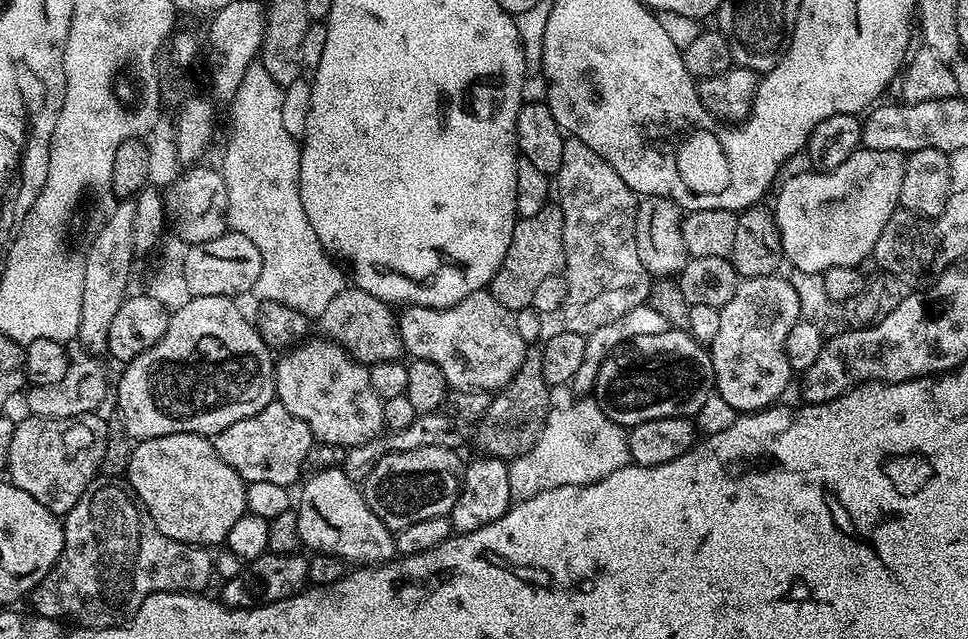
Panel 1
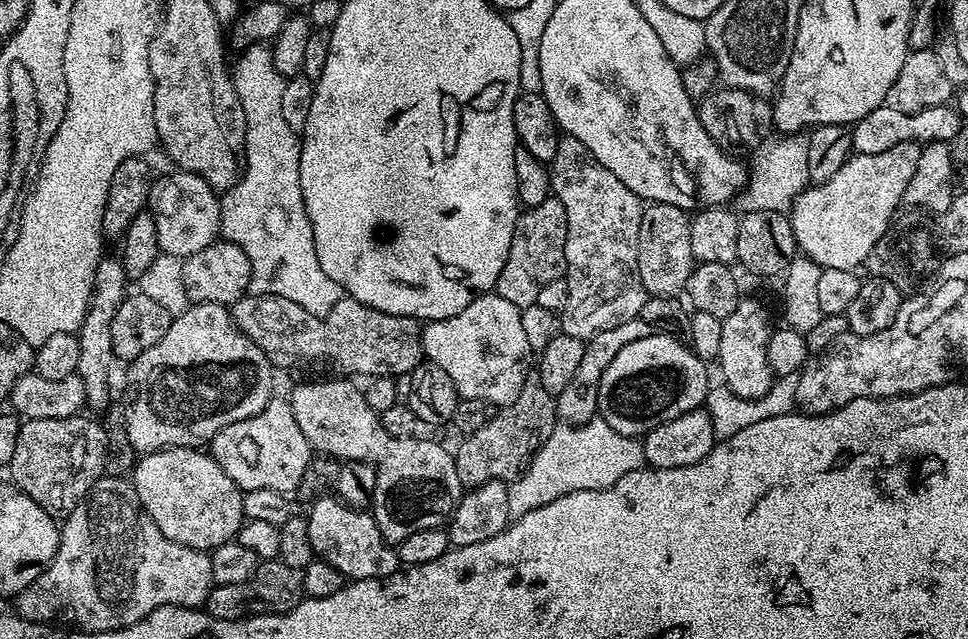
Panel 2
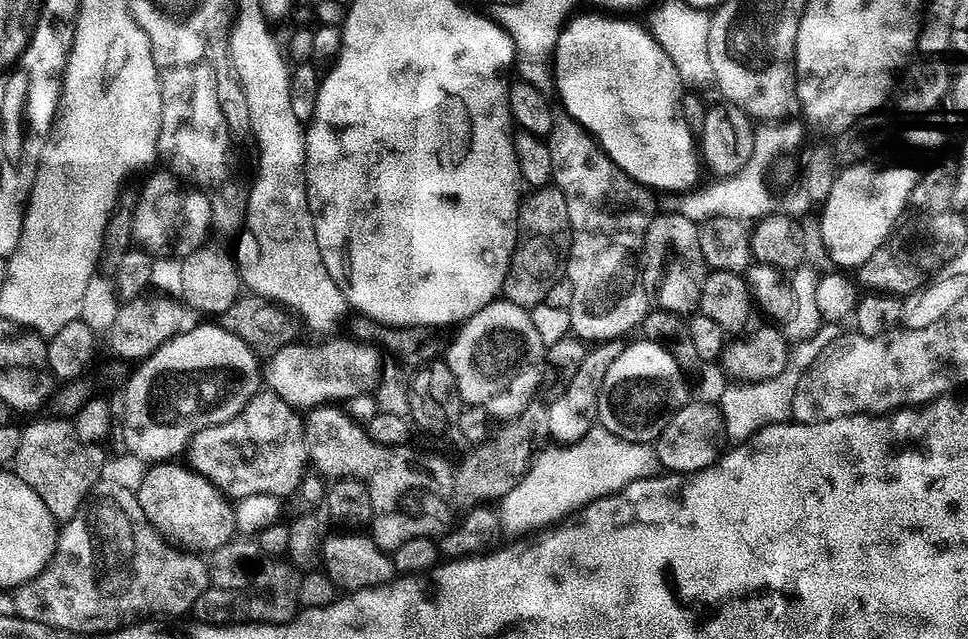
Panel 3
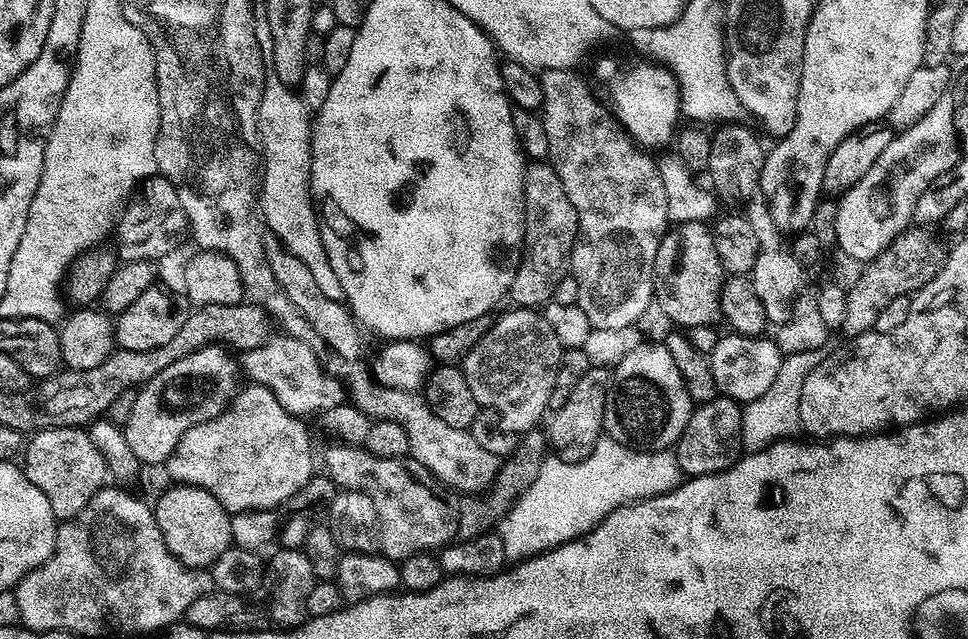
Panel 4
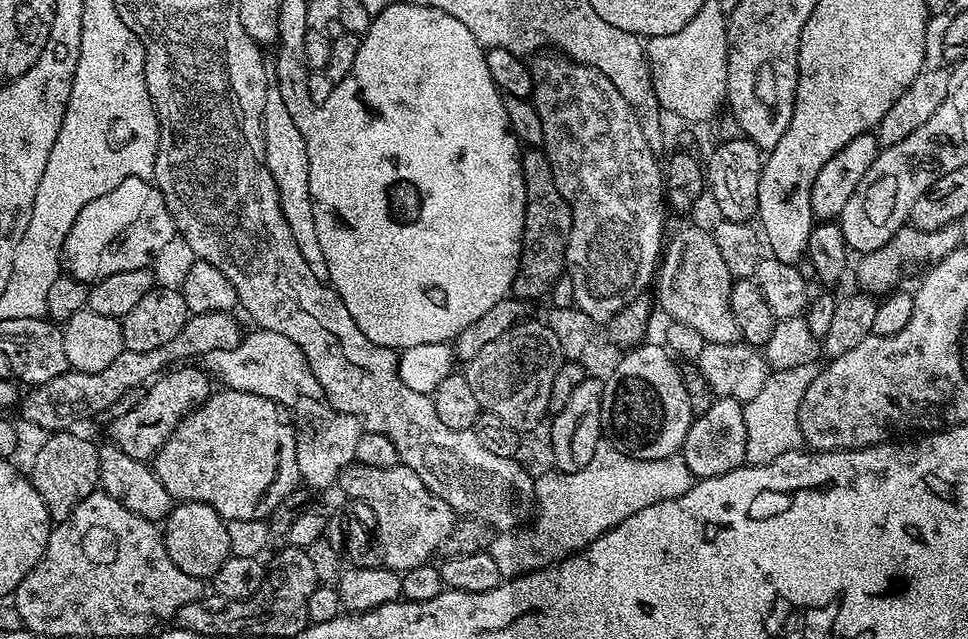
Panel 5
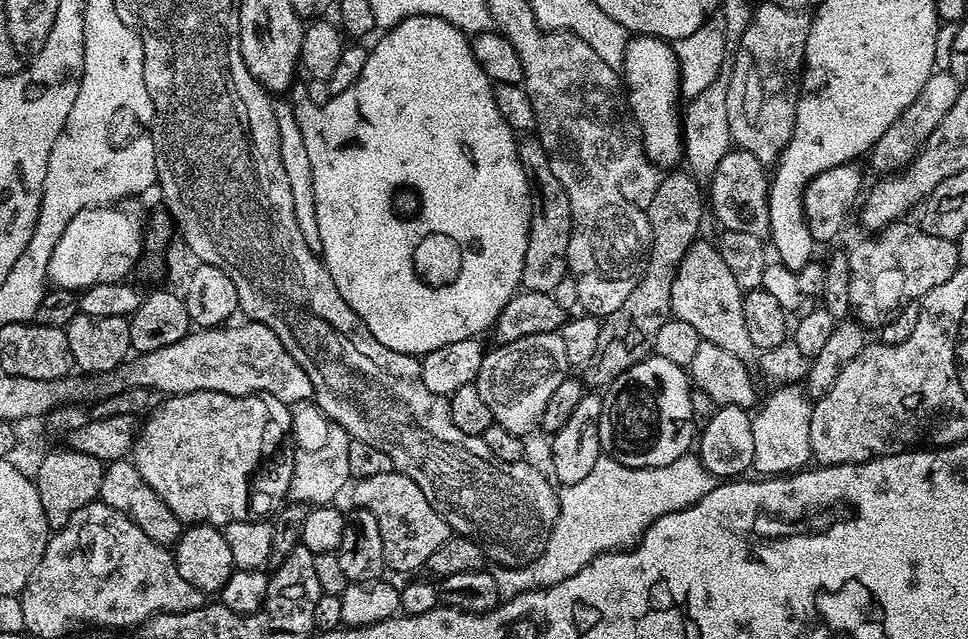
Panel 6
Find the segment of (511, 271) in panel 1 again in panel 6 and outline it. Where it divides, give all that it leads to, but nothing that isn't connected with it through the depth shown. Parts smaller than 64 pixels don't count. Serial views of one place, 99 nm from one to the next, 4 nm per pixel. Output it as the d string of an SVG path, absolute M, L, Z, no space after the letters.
M521 139L518 147L524 172L535 187L536 184L540 187L540 192L544 195L545 200L544 208L537 207L530 222L528 241L526 242L526 258L522 262L520 288L525 292L551 293L554 286L558 286L558 282L562 282L562 278L569 275L568 247L572 233L570 198L566 198L566 190L562 190L562 182L558 182L558 178L554 178L554 174L550 170L552 157L548 155L548 151L545 150L539 139Z

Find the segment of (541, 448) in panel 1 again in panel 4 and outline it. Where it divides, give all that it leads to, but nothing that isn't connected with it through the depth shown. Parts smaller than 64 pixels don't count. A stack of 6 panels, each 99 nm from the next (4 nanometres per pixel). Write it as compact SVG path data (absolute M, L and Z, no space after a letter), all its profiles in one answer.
M602 438L584 460L561 460L555 454L549 455L541 463L538 478L530 482L528 489L512 503L511 510L500 520L498 531L502 538L502 547L506 549L509 561L528 560L531 556L549 552L559 544L584 536L615 508L620 508L623 504L635 504L637 500L645 500L651 496L673 492L681 482L682 473L676 461L676 453L672 450L641 452L639 448L628 448L617 440Z

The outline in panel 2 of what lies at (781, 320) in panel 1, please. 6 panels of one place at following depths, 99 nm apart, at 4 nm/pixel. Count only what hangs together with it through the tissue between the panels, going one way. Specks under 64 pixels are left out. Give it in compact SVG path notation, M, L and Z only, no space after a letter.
M741 299L740 305L723 320L722 350L718 357L723 383L742 399L758 399L770 390L774 373L768 361L768 343L774 331L774 323L768 317L760 300Z

